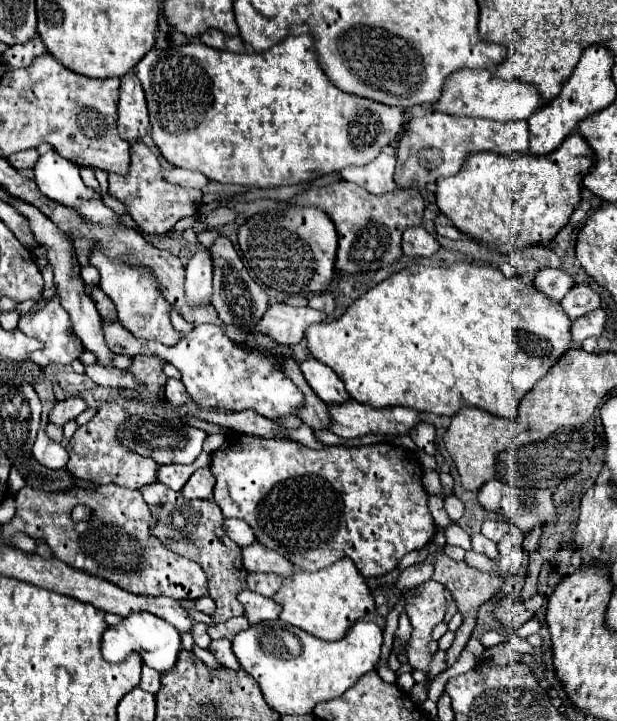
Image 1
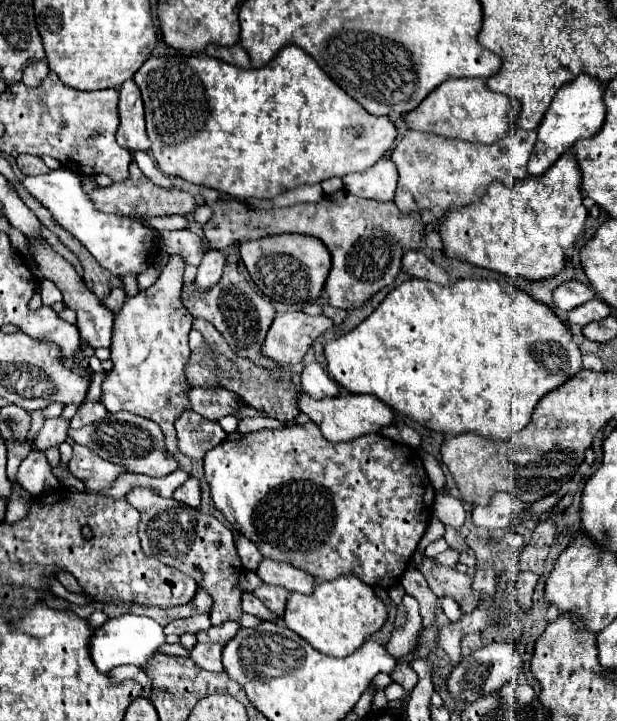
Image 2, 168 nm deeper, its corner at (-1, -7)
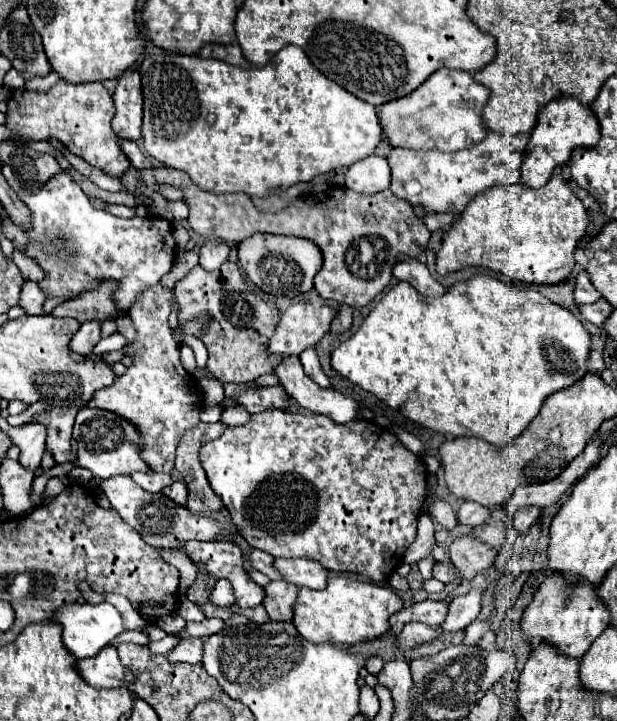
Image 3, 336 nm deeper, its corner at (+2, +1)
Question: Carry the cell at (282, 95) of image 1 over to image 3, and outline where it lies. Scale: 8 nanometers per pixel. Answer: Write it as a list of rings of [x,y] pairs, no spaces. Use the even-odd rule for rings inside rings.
[[[288,46],[266,68],[242,70],[214,58],[162,52],[140,64],[144,90],[142,140],[146,152],[164,166],[182,170],[202,190],[216,194],[244,192],[268,196],[276,188],[310,182],[316,176],[348,168],[372,154],[382,140],[382,128],[372,104],[352,96],[320,74],[300,46]]]

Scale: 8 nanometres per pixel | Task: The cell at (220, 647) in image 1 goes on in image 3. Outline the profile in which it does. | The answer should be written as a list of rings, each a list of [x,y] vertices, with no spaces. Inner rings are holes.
[[[184,638],[176,644],[172,652],[168,652],[168,662],[172,664],[200,664],[202,662],[202,640],[200,638]]]

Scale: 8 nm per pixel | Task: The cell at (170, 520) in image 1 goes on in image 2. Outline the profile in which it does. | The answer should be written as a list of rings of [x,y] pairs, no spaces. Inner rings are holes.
[[[133,488],[127,494],[127,500],[141,512],[139,538],[141,546],[149,556],[159,558],[163,564],[169,564],[187,576],[191,576],[197,586],[205,588],[213,598],[211,622],[219,626],[223,622],[235,620],[241,626],[257,626],[261,619],[241,610],[243,590],[237,586],[243,574],[241,558],[233,544],[231,530],[219,522],[215,516],[205,514],[197,508],[181,504],[173,498],[163,498],[149,488]]]

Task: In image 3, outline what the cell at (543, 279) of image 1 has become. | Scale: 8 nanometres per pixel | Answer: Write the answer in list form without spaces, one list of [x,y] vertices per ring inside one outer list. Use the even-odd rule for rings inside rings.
[[[580,272],[576,278],[576,290],[574,290],[574,300],[578,304],[594,304],[598,302],[598,290],[594,288],[594,284],[590,284],[590,278],[586,272]]]

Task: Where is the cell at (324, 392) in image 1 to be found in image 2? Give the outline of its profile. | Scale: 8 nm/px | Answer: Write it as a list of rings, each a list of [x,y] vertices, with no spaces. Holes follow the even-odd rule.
[[[311,362],[301,372],[301,390],[311,398],[327,398],[339,394],[339,384],[327,376],[319,362]]]

